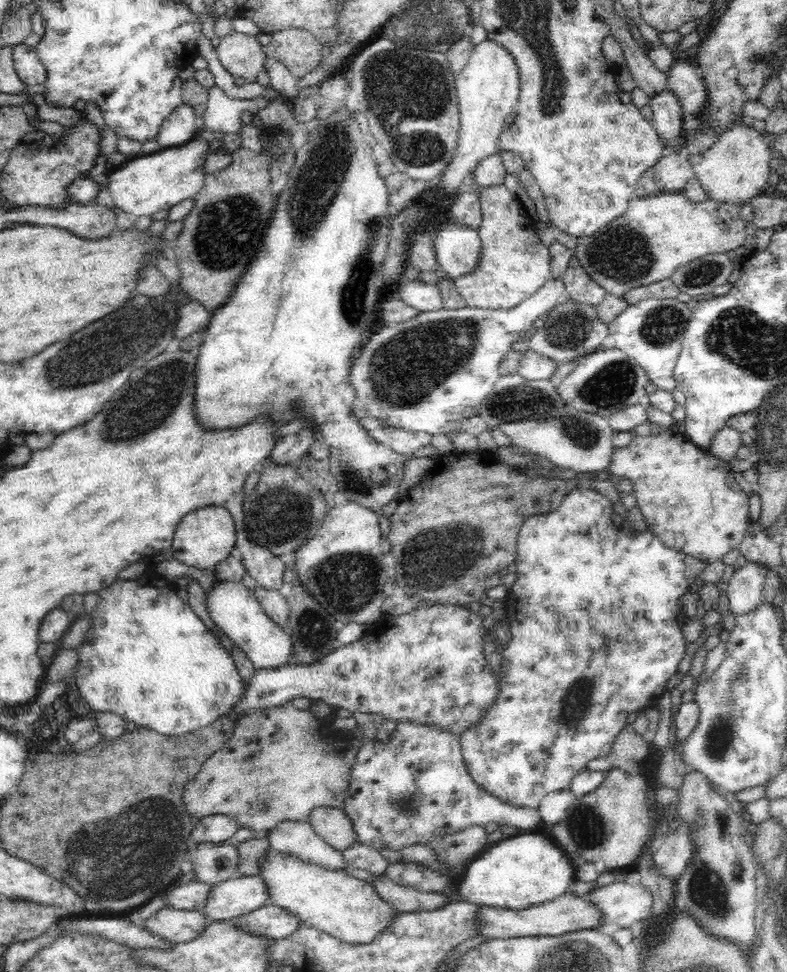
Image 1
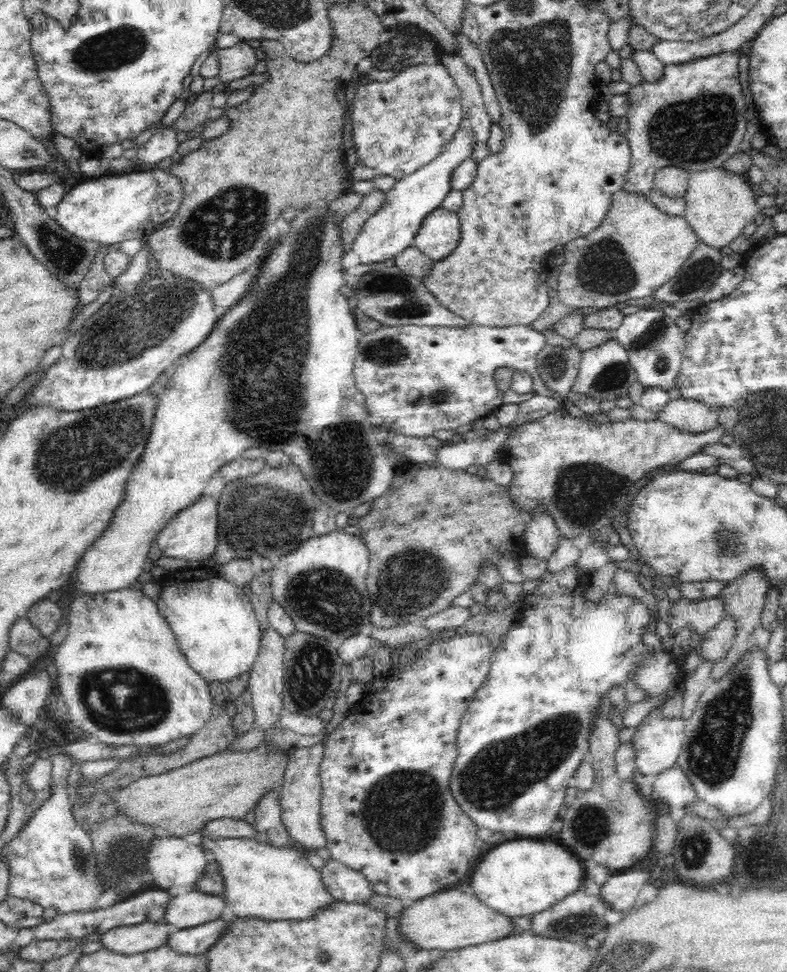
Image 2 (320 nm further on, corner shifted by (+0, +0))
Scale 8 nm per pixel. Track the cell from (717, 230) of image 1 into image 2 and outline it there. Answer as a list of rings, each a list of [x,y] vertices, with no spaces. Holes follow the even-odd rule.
[[[624,190],[611,196],[604,220],[592,232],[572,239],[564,245],[566,261],[559,266],[557,295],[561,302],[572,308],[612,307],[618,302],[632,298],[646,298],[654,294],[682,269],[684,262],[701,240],[693,233],[692,227],[683,216],[670,216],[658,210],[645,195],[632,194]]]

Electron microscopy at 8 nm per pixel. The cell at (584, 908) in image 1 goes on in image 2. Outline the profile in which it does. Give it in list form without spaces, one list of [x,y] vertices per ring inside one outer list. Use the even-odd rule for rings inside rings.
[[[442,889],[420,900],[407,903],[398,920],[398,934],[421,950],[452,951],[494,942],[515,935],[511,917],[482,904],[475,894],[459,889]]]

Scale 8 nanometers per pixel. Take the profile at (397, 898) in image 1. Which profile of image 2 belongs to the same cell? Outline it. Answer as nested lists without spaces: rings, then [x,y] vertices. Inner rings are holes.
[[[332,859],[325,861],[319,871],[324,886],[336,901],[364,903],[375,894],[363,874],[338,861]]]

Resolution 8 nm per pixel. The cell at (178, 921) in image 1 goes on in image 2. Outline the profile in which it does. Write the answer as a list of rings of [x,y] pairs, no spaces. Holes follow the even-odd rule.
[[[162,920],[142,922],[132,926],[117,926],[100,935],[102,949],[122,955],[134,955],[161,948],[168,942],[168,936],[176,930]]]

